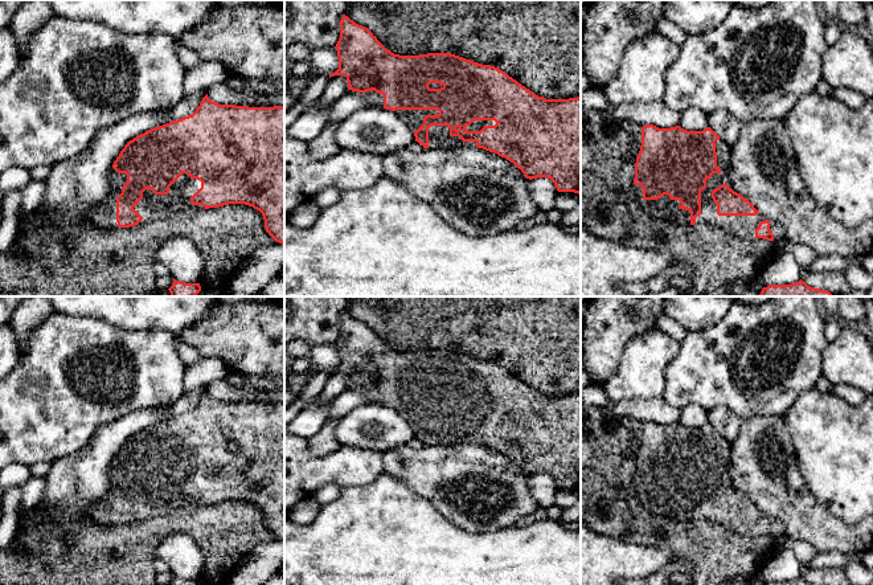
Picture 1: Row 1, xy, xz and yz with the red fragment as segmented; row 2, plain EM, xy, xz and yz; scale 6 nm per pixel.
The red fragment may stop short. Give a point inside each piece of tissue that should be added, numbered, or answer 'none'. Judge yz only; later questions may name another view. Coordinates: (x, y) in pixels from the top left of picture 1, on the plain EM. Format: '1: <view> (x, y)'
1: yz (744, 523)

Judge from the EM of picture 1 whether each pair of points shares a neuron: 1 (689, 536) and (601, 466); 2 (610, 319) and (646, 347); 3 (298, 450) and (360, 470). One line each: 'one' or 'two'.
1: one
2: two
3: one

